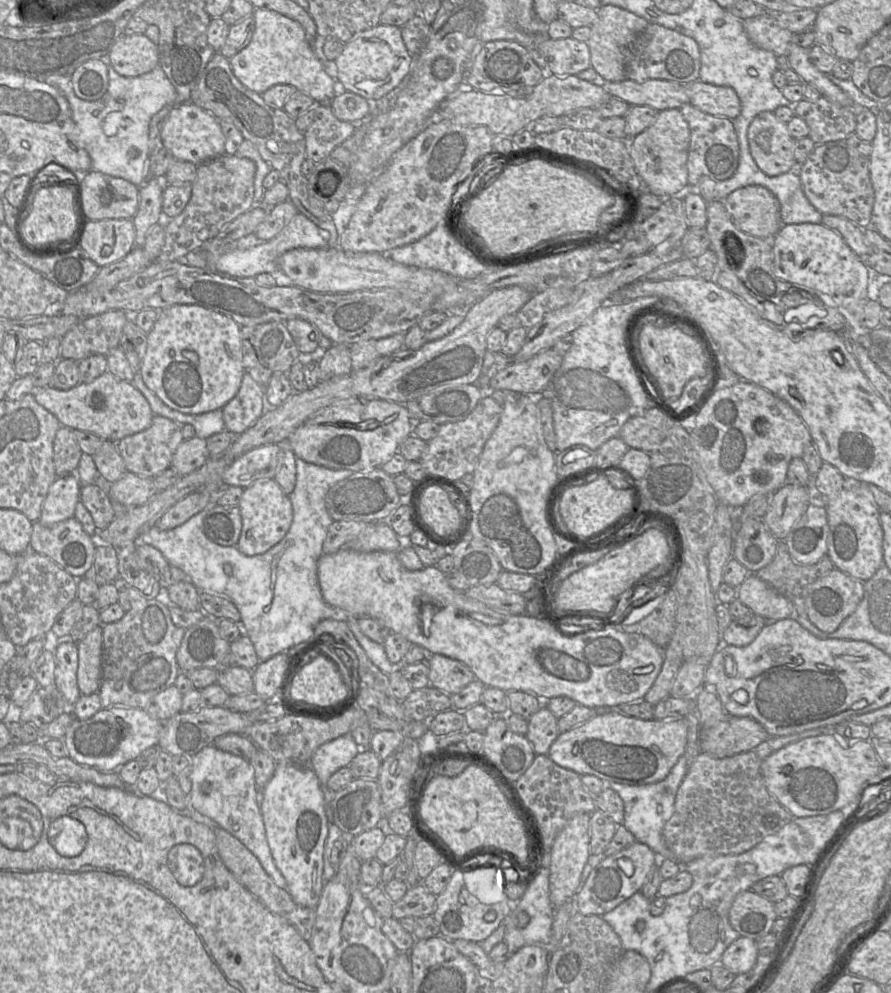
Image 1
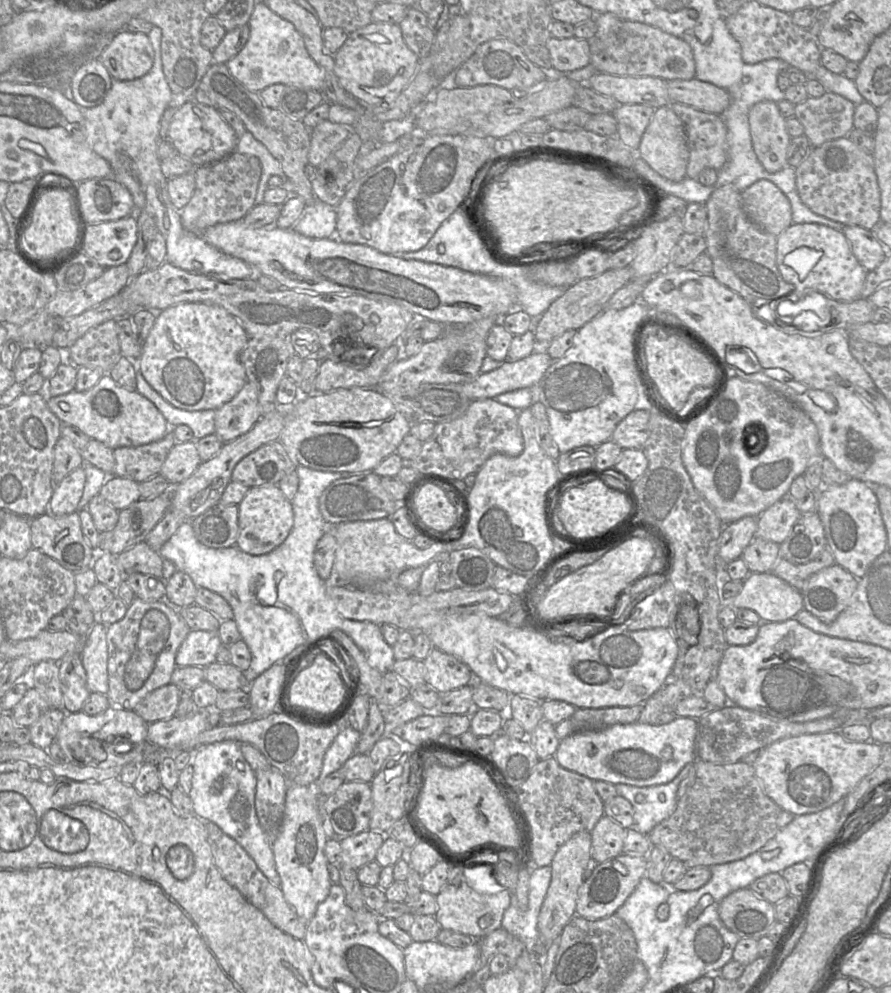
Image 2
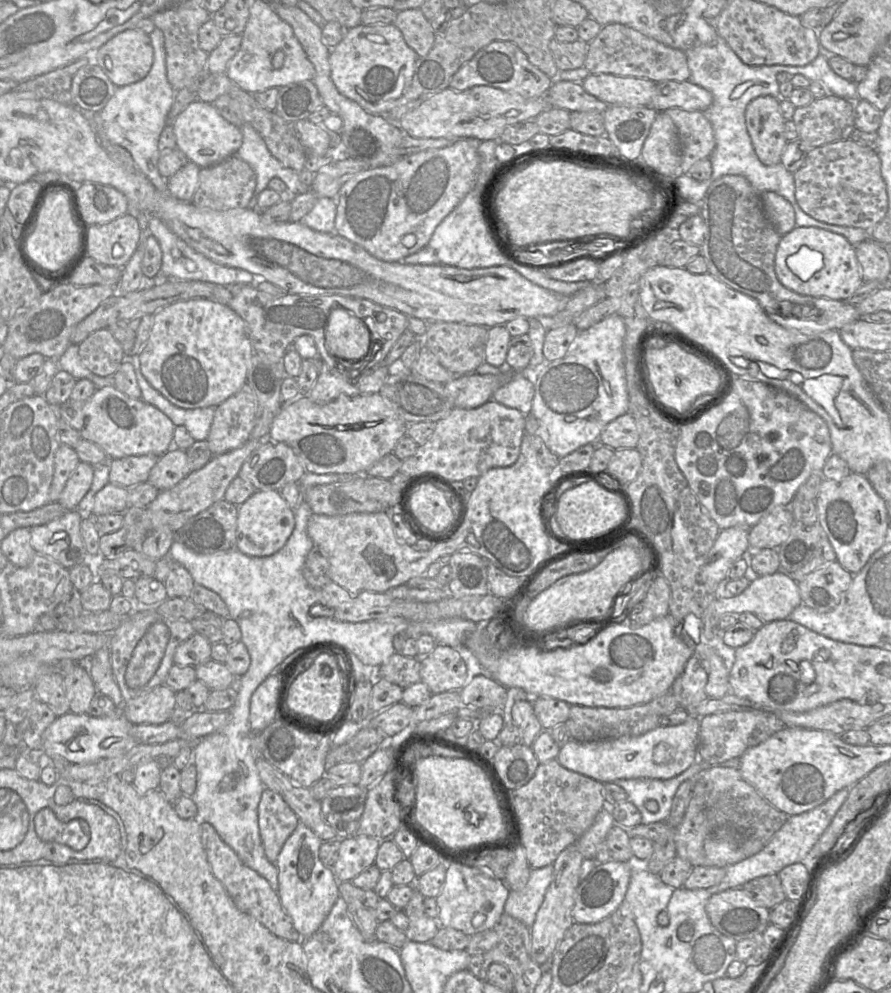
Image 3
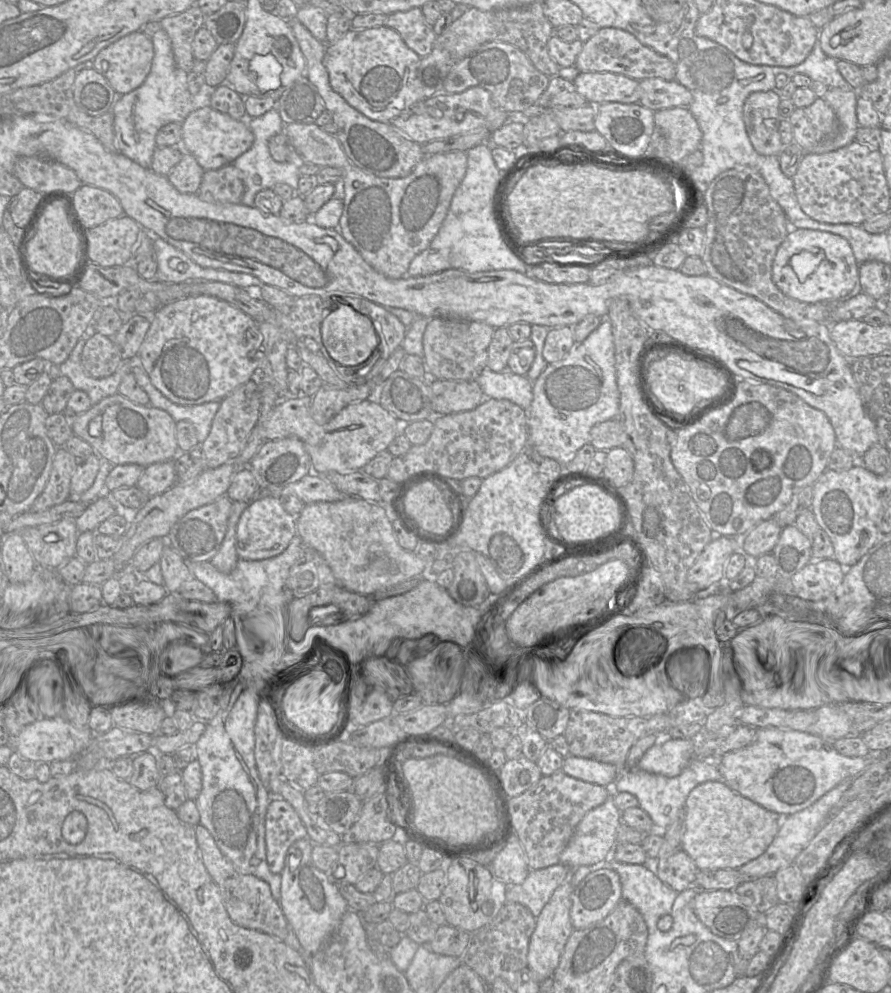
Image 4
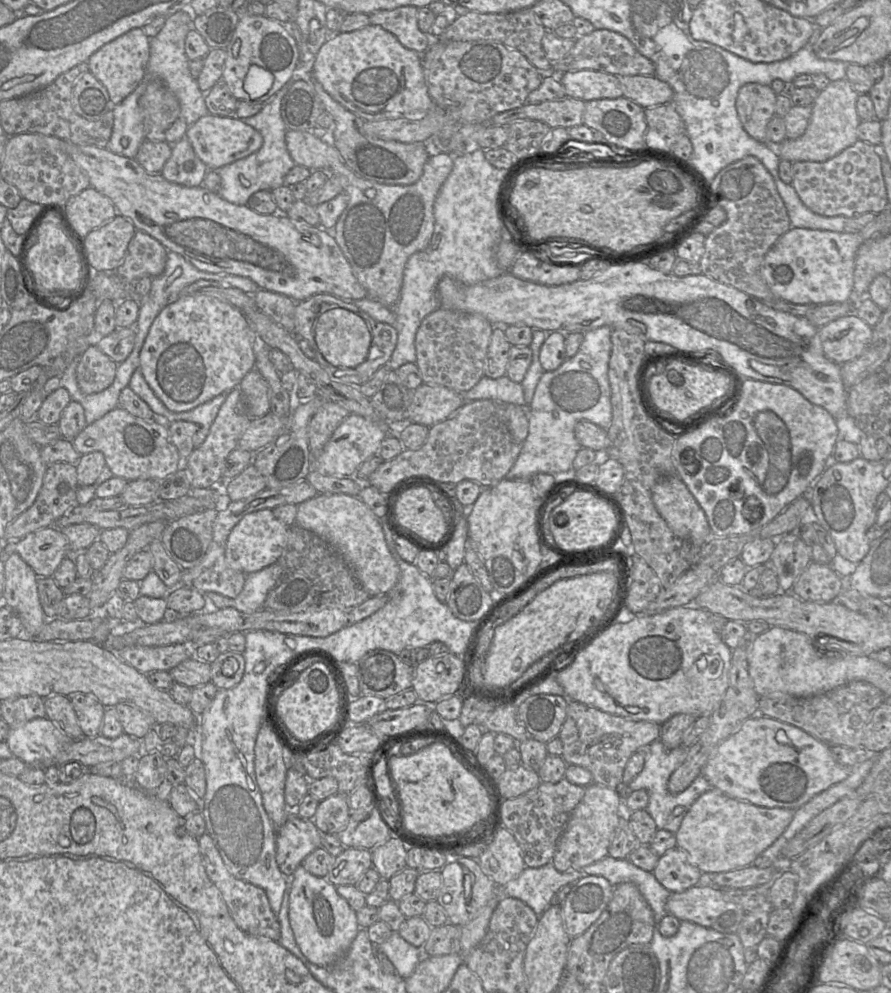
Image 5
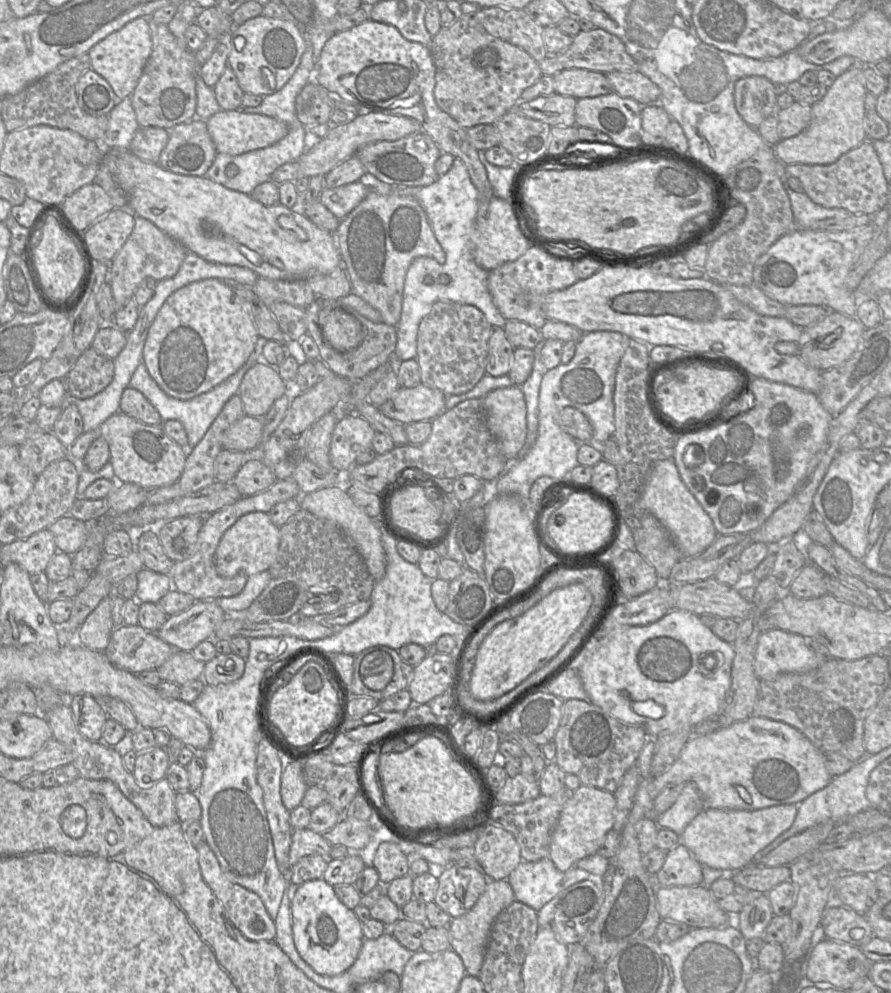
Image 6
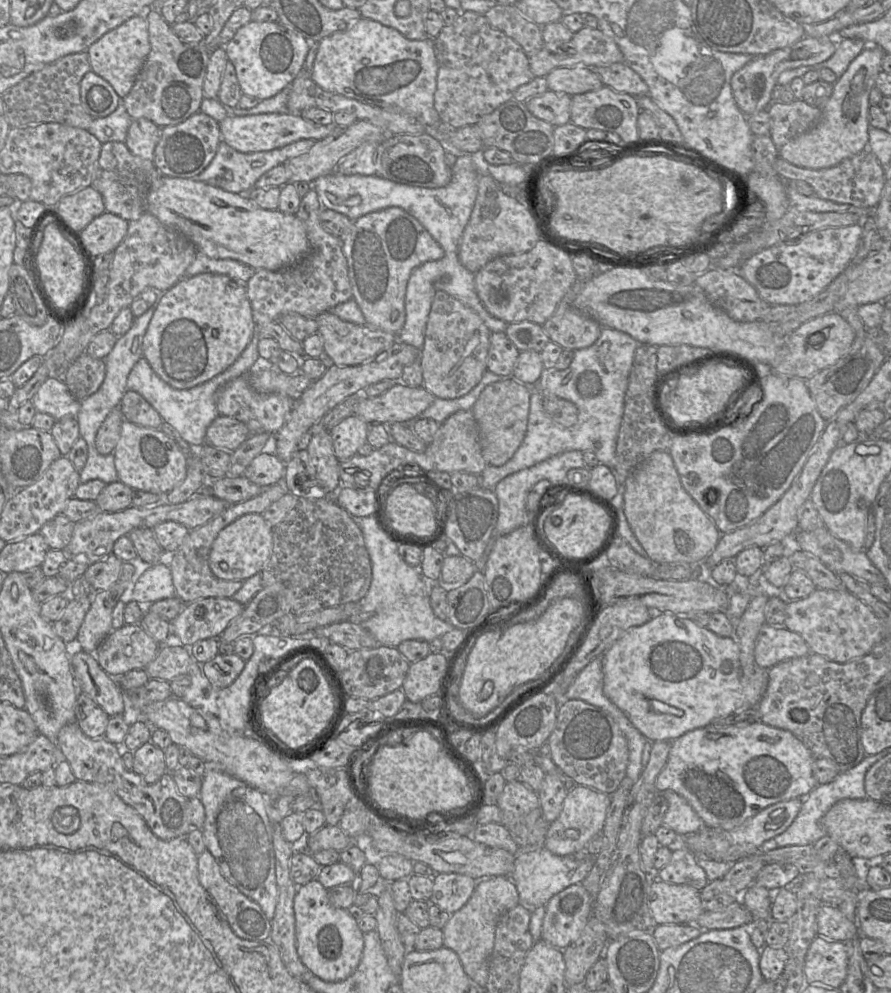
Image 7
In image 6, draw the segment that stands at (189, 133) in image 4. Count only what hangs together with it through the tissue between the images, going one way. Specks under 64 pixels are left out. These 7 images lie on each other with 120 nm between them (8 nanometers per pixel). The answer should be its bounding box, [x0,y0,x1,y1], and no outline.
[206,110,288,156]

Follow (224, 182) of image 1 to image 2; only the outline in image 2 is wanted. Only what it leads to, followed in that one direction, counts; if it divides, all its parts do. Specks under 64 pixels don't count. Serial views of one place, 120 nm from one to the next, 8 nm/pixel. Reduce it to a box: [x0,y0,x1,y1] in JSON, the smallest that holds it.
[179,151,261,235]

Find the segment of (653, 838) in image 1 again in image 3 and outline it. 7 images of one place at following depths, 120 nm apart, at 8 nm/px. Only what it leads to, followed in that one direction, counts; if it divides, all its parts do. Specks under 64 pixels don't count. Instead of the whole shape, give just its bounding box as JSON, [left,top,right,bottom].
[614,759,709,824]

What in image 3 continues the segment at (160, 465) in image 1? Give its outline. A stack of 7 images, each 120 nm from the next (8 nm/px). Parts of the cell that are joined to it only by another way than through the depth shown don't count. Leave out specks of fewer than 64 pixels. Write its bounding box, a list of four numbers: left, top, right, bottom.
[109,455,159,488]

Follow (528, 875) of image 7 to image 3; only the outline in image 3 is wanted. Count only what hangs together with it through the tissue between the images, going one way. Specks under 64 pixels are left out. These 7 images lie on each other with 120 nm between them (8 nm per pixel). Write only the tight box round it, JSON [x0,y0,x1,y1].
[504,864,553,928]

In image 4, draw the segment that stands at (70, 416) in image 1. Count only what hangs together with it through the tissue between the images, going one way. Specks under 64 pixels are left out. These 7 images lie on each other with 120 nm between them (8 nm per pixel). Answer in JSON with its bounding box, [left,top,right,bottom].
[68,392,178,467]

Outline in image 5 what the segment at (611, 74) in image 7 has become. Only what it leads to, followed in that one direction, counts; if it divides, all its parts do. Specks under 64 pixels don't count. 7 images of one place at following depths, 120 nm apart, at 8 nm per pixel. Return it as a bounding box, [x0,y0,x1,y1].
[619,76,674,108]

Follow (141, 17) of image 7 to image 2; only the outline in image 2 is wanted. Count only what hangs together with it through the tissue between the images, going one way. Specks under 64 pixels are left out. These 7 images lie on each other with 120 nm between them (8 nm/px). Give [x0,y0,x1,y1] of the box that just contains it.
[98,29,154,80]

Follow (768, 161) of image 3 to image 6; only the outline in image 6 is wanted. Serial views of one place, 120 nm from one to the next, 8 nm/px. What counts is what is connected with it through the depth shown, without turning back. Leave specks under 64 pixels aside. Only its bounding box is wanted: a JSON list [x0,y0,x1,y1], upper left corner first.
[734,76,777,128]

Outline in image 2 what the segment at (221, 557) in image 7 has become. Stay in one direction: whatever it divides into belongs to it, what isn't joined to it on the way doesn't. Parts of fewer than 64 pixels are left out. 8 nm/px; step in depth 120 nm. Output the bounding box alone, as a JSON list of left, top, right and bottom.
[236,485,293,555]

